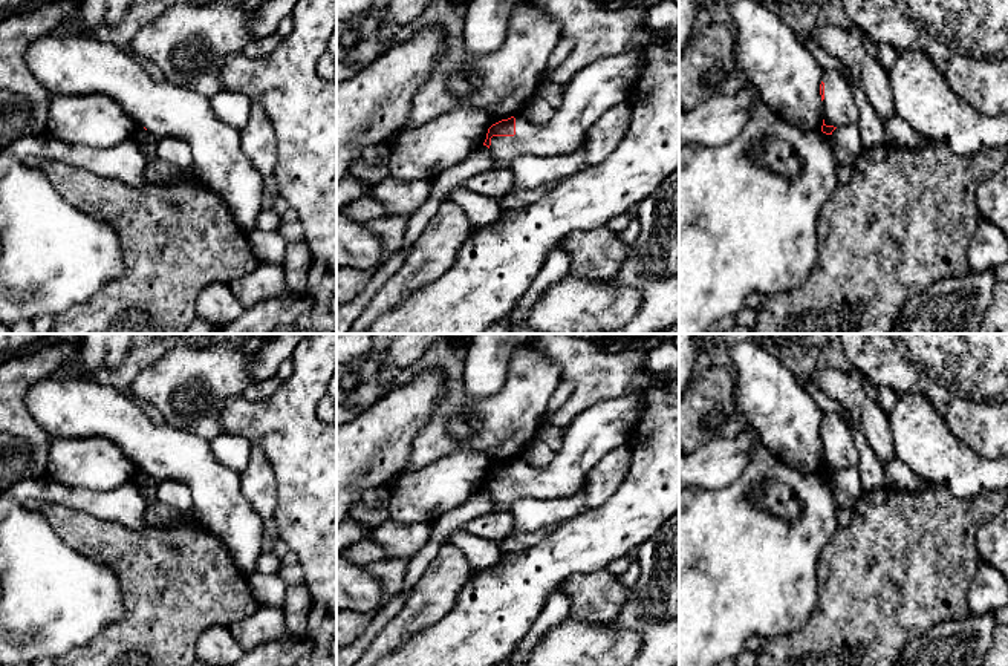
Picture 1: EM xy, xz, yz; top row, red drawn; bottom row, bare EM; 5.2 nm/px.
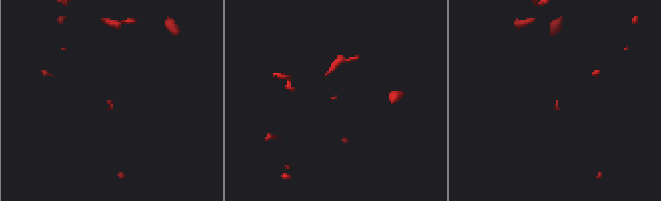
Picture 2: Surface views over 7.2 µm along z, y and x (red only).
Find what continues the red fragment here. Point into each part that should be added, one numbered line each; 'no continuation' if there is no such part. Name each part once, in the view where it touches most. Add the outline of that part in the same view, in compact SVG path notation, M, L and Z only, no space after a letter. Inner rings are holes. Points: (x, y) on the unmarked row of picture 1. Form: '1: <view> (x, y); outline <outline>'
1: xz (608, 424); outline M630 392L583 410L567 426L563 447L549 465L532 467L517 456L514 479L491 481L489 495L496 511L508 511L525 498L557 501L578 493L601 458L627 446L644 409L645 397Z

